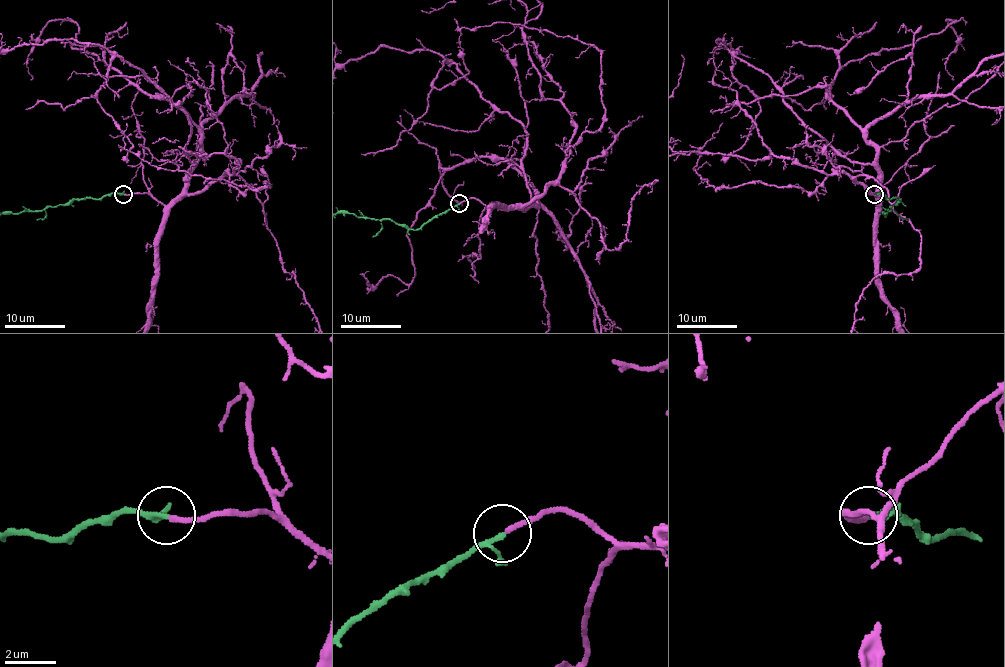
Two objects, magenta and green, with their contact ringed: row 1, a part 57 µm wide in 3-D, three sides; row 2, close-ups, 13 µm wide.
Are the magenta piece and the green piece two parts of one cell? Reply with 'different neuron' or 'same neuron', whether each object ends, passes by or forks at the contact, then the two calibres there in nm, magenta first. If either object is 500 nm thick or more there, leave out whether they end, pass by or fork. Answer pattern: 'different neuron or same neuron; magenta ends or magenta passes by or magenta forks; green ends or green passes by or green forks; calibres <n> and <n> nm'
same neuron; magenta ends; green passes by; calibres 200 and 160 nm

